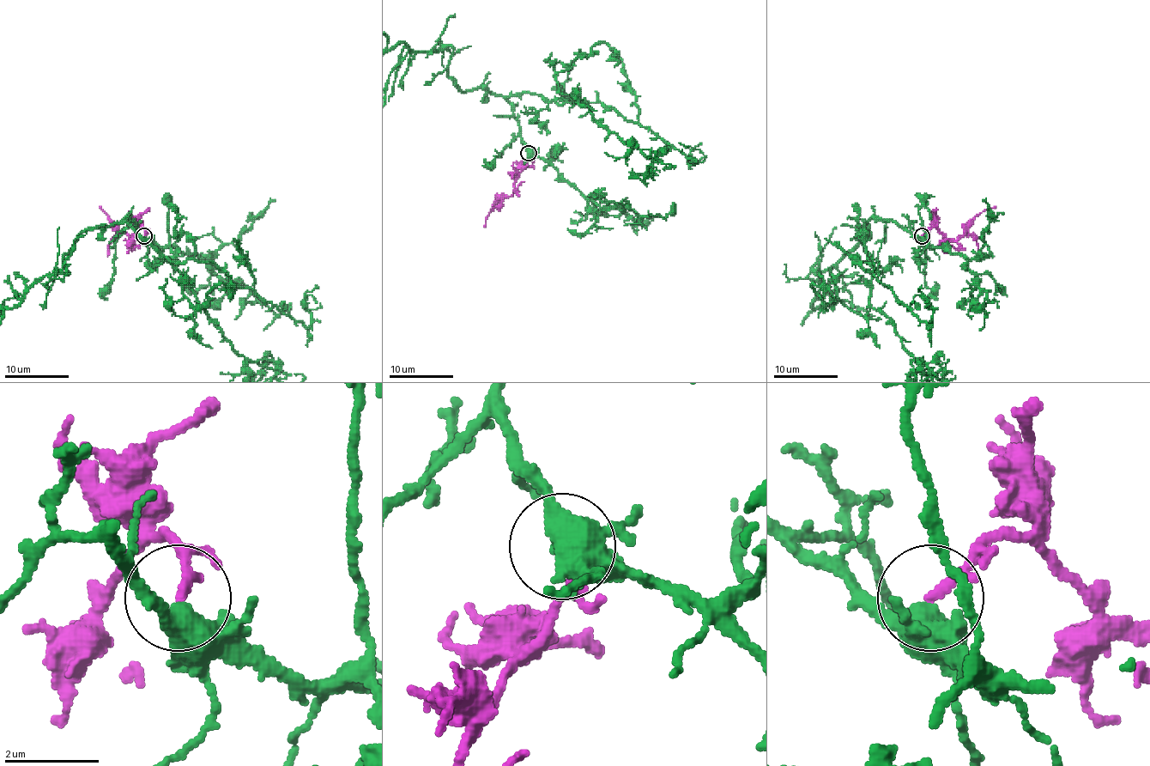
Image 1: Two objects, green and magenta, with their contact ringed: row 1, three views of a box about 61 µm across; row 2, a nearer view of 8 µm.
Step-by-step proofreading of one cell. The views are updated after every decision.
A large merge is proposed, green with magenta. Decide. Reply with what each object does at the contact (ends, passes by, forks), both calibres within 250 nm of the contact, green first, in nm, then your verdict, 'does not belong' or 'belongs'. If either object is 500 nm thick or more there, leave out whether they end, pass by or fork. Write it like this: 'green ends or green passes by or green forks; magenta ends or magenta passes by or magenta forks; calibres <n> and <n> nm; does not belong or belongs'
green passes by; magenta ends; calibres 480 and 200 nm; belongs

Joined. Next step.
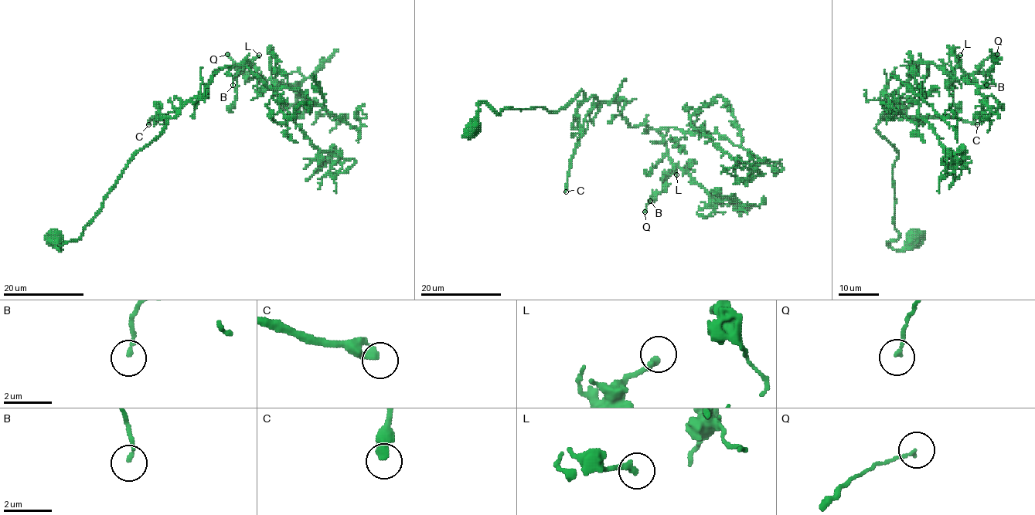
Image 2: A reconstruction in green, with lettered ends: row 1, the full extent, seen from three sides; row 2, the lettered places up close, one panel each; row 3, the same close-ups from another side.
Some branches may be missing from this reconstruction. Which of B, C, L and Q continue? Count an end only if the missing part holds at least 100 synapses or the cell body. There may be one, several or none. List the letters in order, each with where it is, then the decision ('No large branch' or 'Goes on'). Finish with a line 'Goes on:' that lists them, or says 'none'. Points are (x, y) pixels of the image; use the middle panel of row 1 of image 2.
B: Place: (650, 201). No large branch
C: Place: (566, 191). Goes on
L: Place: (676, 174). No large branch
Q: Place: (645, 211). No large branch
Goes on: C

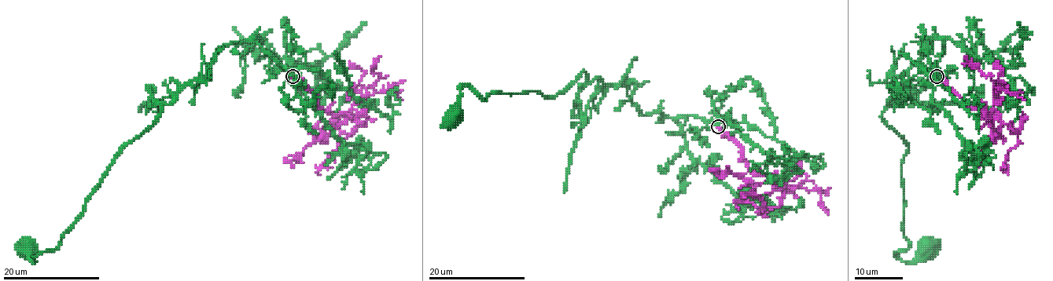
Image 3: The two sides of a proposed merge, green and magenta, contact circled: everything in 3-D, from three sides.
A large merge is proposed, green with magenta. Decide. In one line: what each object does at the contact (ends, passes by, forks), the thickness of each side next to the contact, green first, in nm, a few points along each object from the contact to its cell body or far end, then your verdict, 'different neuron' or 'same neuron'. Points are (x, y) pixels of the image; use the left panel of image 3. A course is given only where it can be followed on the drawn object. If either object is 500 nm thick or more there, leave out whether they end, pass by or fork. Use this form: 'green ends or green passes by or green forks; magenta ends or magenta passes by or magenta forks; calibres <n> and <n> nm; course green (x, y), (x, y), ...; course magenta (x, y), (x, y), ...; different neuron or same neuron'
green forks; magenta ends; calibres 220 and 240 nm; course green (292, 76), (253, 40), (226, 43), (209, 78), (191, 79), (125, 146), (59, 244), (34, 262), (27, 251); course magenta (292, 76), (323, 110), (347, 114), (357, 123), (355, 130), (339, 136), (321, 175); same neuron

